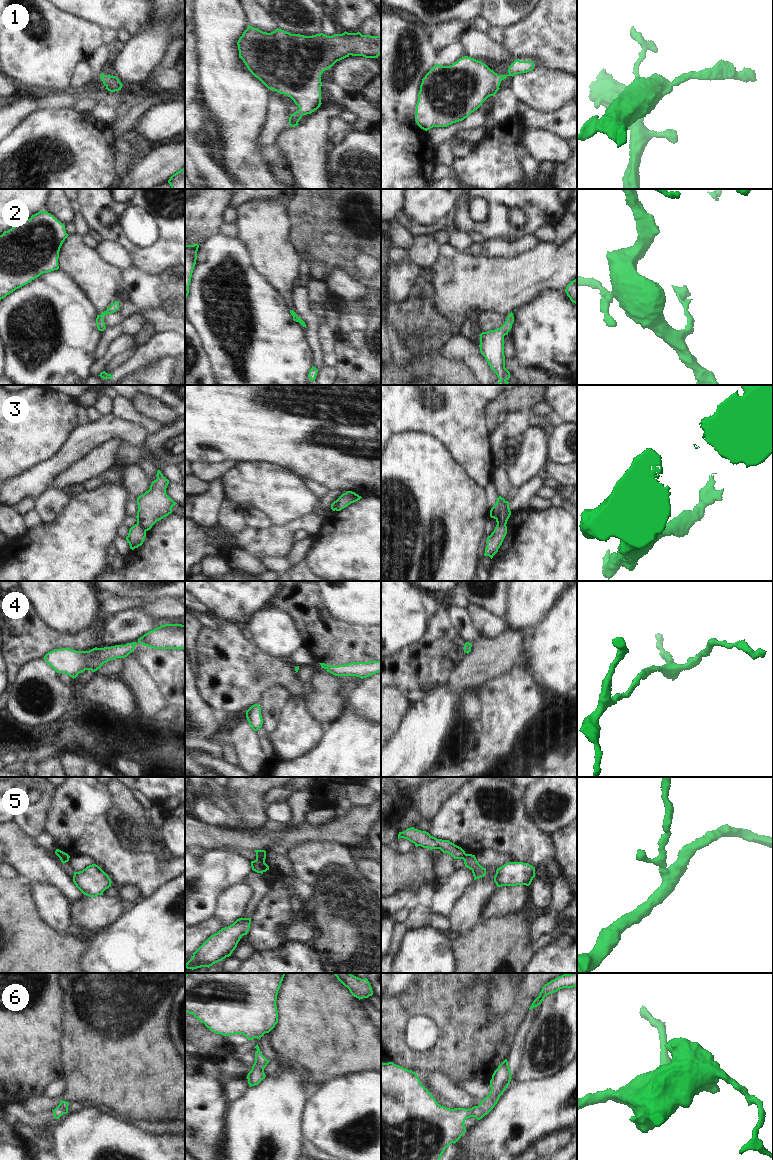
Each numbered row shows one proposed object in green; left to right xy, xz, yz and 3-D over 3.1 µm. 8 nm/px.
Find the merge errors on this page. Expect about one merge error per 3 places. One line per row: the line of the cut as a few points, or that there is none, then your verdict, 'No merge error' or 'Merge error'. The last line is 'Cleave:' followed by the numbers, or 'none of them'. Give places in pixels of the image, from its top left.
1: No split. No merge error
2: No split. No merge error
3: Split along xy (137, 523), (146, 530). Merge error
4: No split. No merge error
5: Split along xz (256, 858), (264, 862). Merge error
6: No split. No merge error
Cleave: 3, 5.

